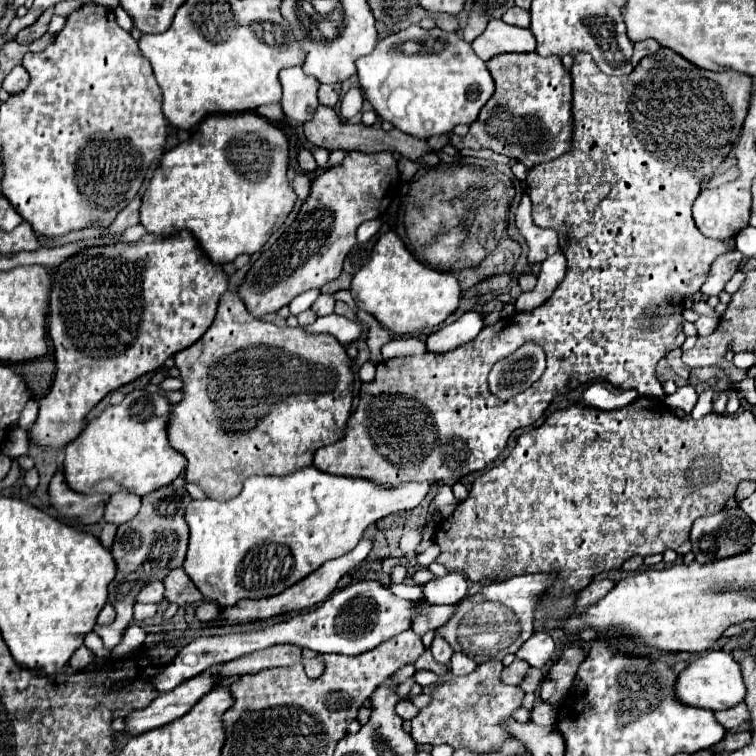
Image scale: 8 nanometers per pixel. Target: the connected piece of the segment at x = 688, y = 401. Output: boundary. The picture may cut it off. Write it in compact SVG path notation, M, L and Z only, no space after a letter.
M685 385L685 387L679 387L673 395L667 395L665 403L671 409L683 409L685 413L691 413L691 409L697 403L697 393L695 393L695 389L691 385Z

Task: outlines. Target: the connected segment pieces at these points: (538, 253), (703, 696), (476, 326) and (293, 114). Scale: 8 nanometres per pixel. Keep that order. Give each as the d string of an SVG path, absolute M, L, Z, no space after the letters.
M523 195L521 205L515 213L515 221L517 221L517 229L519 233L525 237L525 243L529 245L529 255L527 261L531 265L545 261L549 255L559 251L559 237L555 231L551 229L543 229L537 227L531 219L531 199L527 195Z
M719 649L707 651L701 657L693 659L677 675L673 693L679 703L689 705L689 707L703 707L703 709L711 709L711 711L729 709L729 707L737 705L739 701L743 701L743 697L745 697L745 685L743 685L739 663L731 657L731 653L725 653Z
M465 311L455 323L431 333L427 337L427 349L433 353L447 353L473 337L483 329L483 317L477 311Z
M287 67L279 73L281 85L283 85L283 99L281 107L287 119L305 123L313 117L319 101L317 101L317 89L319 81L315 77L309 77L301 71L301 67Z

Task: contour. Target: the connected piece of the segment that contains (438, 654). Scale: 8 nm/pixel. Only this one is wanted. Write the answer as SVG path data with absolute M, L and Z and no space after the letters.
M435 635L433 643L431 643L431 653L433 653L433 657L435 657L437 663L449 665L449 659L451 659L451 653L453 653L453 651L451 651L451 647L447 645L447 641L445 641L443 637Z

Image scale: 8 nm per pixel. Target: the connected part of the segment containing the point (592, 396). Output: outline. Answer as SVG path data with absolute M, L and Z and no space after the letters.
M595 381L587 389L583 389L583 395L579 399L579 405L593 405L595 409L619 409L623 405L629 405L639 393L637 391L625 391L619 387L613 387L611 383Z

